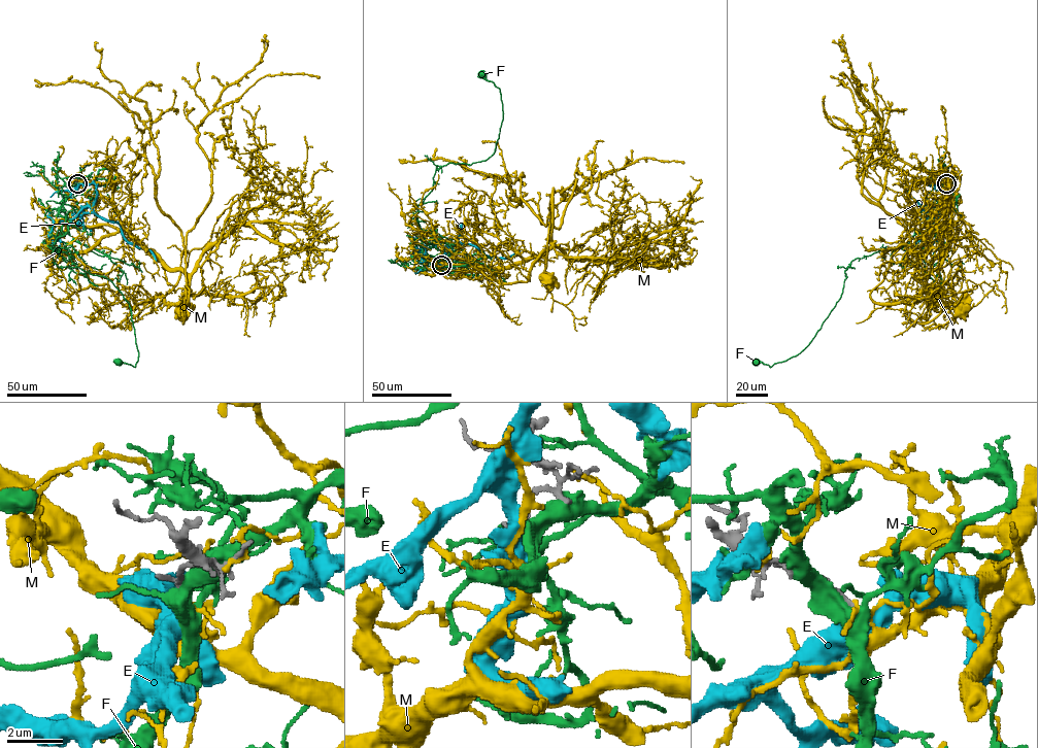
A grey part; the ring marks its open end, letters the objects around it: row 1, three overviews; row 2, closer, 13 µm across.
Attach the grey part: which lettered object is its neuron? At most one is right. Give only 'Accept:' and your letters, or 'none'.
Accept: none

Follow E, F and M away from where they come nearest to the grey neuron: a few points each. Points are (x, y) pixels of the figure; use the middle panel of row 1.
E: (441, 264), (441, 253), (455, 245), (461, 225), (459, 242), (476, 246), (484, 254), (507, 258), (521, 249)
F: (441, 263), (424, 253), (432, 237), (417, 206), (436, 169), (495, 151), (502, 103), (482, 73)
M: (441, 265), (442, 272), (464, 274), (527, 262), (550, 246), (548, 223), (547, 277)

